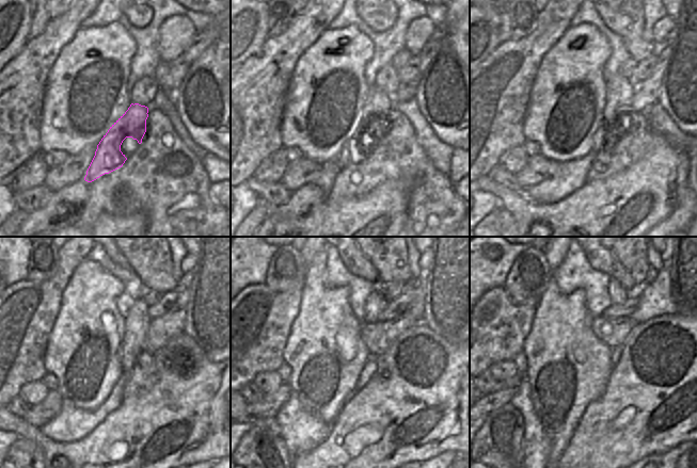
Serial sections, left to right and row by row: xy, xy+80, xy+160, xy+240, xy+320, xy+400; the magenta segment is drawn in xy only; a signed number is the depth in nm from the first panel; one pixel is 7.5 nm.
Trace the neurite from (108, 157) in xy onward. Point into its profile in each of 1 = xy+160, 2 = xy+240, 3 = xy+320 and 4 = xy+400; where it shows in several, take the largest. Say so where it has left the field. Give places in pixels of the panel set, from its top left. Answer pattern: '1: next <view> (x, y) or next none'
1: next xy+160 (618, 91)
2: next xy+240 (137, 320)
3: next xy+320 (376, 303)
4: next xy+400 (617, 294)

